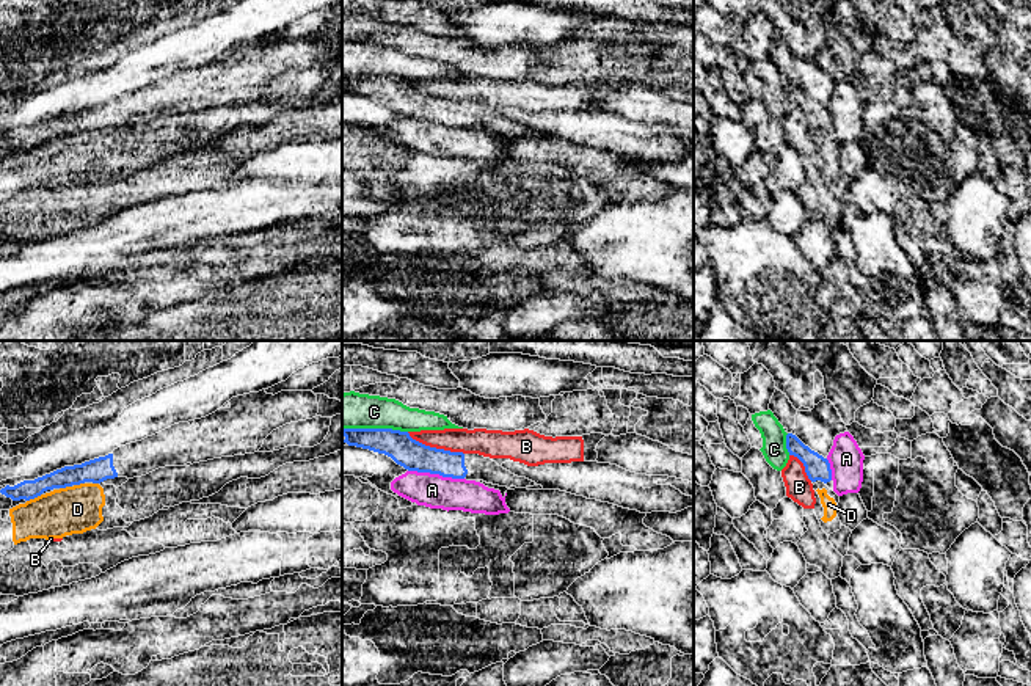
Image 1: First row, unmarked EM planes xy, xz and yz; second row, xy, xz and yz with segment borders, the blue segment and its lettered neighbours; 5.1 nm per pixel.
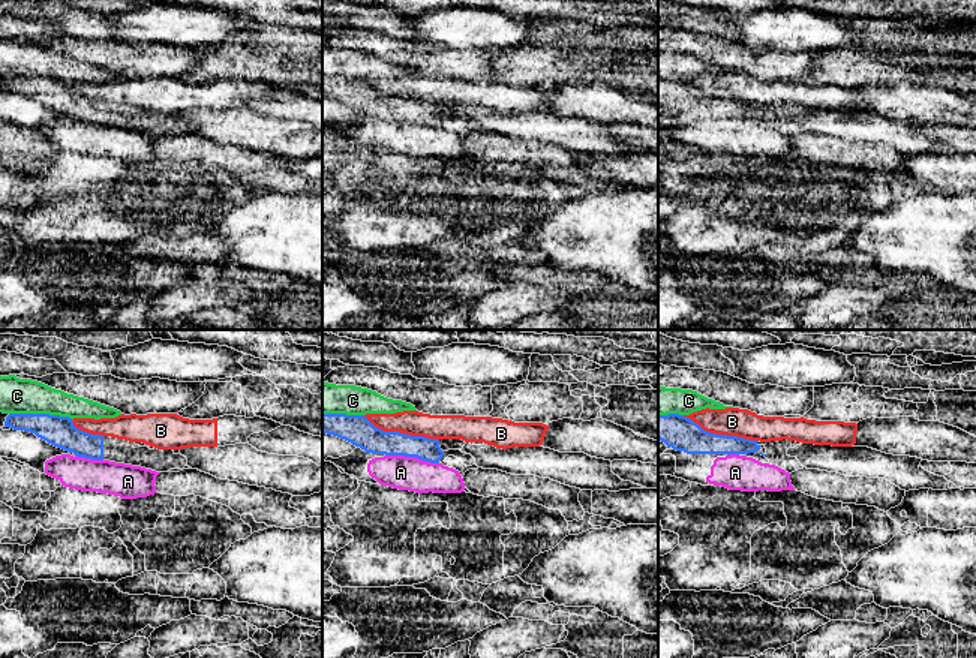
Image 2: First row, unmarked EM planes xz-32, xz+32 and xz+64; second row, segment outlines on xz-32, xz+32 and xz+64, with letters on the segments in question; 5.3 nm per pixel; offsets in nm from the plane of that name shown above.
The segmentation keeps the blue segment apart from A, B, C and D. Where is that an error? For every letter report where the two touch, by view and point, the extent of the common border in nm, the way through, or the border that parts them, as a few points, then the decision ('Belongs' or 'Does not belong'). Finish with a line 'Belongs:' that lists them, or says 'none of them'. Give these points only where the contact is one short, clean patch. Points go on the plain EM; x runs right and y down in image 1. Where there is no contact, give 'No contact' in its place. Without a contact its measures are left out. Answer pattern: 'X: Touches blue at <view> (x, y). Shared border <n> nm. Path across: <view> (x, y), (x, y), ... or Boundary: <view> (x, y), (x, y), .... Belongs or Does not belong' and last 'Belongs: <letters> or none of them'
A: Touches blue at xz (437, 121). Shared border 300 nm. Boundary: xz (408, 118), (463, 127). Does not belong
B: Touches blue at xz (435, 96). Shared border 320 nm. Does not belong
C: Touches blue at xz (375, 77). Shared border 340 nm. Does not belong
D: Touches blue at xy (33, 146). Shared border 90 nm. Boundary: xy (41, 142), (27, 149). Does not belong
Belongs: none of them

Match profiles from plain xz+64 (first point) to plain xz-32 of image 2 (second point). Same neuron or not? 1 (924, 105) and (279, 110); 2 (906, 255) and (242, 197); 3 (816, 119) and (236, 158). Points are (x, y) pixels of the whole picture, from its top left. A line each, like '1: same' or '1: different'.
1: same
2: different
3: different

